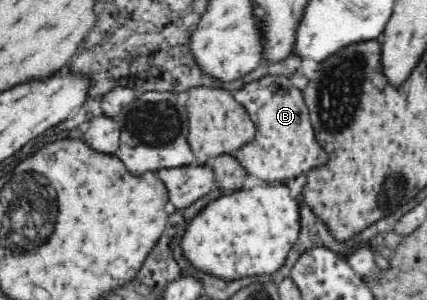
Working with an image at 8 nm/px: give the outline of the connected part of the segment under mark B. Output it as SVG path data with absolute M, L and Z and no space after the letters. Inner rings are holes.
M267 75L234 91L233 97L244 106L255 126L254 138L234 153L248 174L263 181L288 183L298 174L324 164L328 153L322 150L312 126L309 109L300 89L284 75Z

